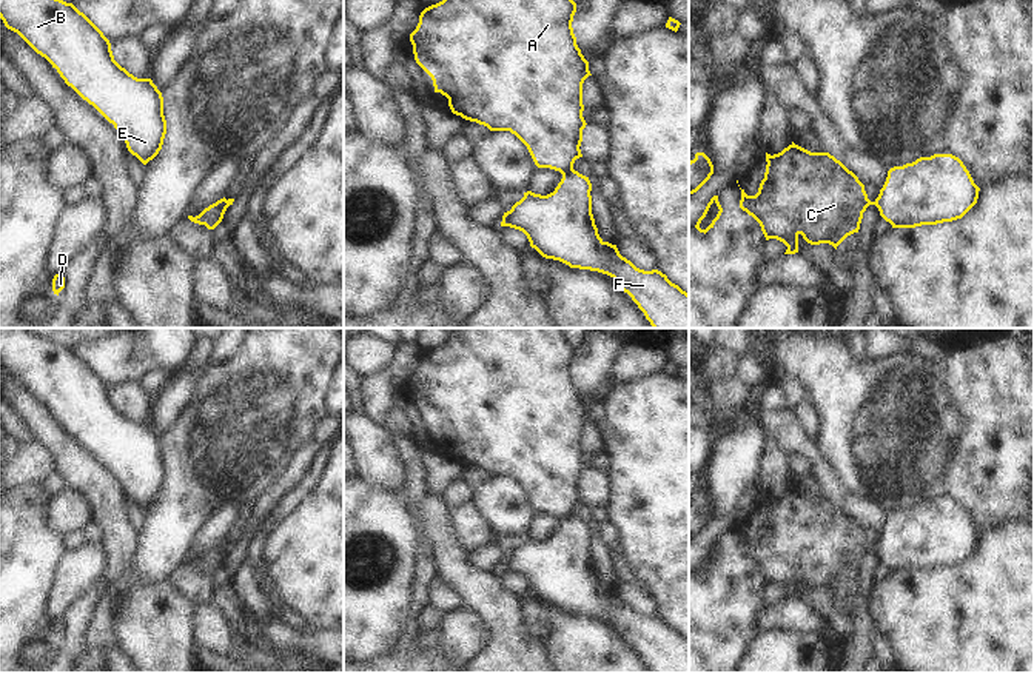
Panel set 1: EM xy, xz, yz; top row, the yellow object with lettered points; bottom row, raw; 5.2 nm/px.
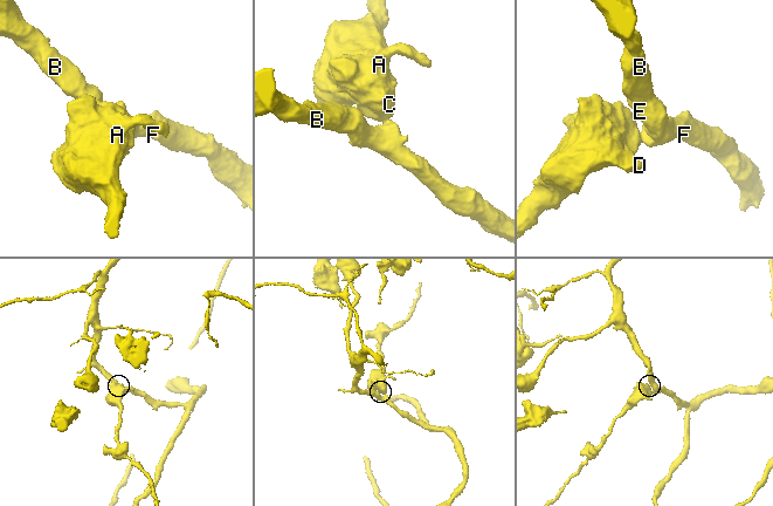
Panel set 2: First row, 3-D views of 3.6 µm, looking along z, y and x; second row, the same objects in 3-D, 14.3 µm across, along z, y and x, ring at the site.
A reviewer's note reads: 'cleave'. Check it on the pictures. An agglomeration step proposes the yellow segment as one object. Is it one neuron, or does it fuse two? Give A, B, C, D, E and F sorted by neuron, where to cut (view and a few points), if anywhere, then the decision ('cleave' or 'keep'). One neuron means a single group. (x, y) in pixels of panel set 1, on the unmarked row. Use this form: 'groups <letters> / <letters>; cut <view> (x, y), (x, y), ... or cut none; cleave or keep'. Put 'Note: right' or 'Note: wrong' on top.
Note: right
groups A C D / B E F; cut xz (574, 515), (563, 521); cleave

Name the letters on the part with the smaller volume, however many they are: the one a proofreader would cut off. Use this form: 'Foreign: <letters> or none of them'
Foreign: A, C, D

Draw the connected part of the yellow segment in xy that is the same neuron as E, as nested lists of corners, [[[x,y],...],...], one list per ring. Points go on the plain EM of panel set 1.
[[[0,328],[0,363],[120,476],[128,496],[143,510],[159,499],[166,479],[162,437],[151,424],[137,424],[122,413],[114,405],[109,385],[72,348],[51,342],[29,328]]]

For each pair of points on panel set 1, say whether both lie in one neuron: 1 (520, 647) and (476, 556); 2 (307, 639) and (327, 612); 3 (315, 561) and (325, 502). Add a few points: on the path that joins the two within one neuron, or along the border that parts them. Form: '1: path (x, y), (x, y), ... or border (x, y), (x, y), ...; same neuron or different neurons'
1: border (469, 552), (469, 559), (476, 567), (500, 570); different neurons
2: border (312, 627), (327, 632); different neurons
3: path (325, 547), (325, 516); same neuron

